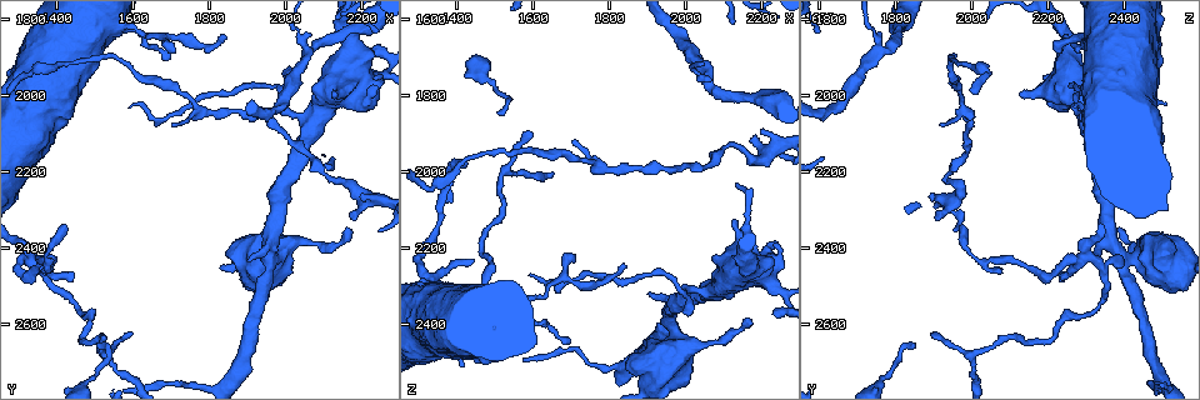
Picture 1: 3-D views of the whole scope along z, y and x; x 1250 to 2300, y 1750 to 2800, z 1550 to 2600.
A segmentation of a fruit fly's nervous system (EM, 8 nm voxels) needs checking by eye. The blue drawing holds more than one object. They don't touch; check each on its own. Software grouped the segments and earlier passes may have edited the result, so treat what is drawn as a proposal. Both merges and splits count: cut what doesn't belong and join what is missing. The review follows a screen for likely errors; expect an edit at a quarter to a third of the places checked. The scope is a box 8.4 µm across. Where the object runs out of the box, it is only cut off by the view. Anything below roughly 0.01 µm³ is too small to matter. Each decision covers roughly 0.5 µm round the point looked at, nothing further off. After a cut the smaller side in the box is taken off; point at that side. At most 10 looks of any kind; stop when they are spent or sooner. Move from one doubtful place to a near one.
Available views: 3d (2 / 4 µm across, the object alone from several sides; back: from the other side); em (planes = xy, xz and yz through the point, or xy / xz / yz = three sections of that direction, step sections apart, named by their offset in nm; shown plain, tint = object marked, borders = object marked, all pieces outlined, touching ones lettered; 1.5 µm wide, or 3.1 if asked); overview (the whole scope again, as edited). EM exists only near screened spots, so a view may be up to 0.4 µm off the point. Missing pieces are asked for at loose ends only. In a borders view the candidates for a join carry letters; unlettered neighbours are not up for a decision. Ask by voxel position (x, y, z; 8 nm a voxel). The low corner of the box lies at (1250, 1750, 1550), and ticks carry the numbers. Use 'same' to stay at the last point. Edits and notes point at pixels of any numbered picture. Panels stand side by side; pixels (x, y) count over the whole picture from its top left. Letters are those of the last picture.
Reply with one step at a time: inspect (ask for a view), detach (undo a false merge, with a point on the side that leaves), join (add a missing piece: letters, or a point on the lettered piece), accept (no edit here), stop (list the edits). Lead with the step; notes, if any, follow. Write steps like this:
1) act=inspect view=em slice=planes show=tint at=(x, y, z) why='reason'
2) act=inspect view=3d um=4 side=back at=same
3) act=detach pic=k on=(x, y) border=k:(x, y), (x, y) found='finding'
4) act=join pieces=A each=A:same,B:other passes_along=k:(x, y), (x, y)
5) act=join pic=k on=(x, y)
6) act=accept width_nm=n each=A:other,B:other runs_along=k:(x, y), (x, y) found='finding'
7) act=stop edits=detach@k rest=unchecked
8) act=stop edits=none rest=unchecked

act=inspect view=3d um=2 at=(2230, 1875, 2370) why='an open end'

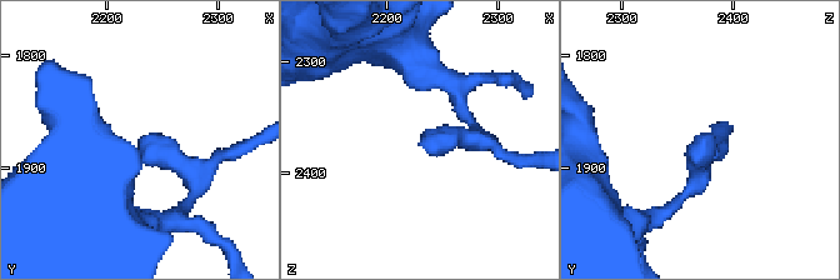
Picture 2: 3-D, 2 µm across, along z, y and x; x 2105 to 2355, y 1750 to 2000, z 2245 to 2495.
act=inspect view=em slice=xy step=4 show=tint at=(2232, 1874, 2376)

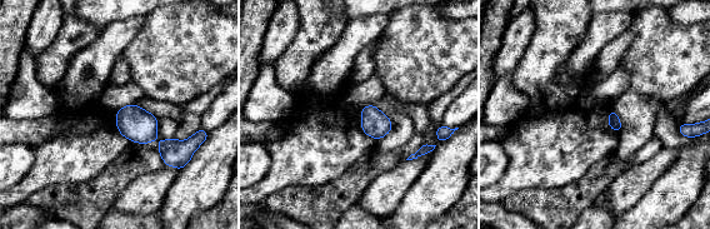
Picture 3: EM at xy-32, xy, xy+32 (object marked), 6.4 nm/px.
act=inspect view=em slice=planes show=borders at=same why='cut it another way'

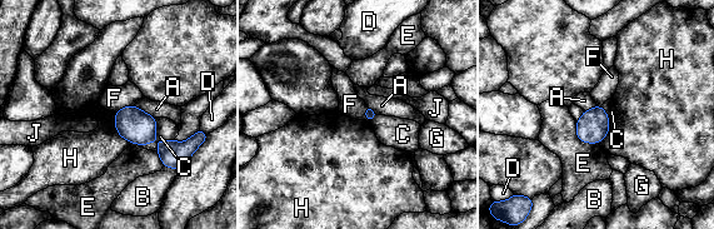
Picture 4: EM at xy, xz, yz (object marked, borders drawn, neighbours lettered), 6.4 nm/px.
act=accept each=A:other,B:other,C:other,D:other,E:other,F:other,G:other,H:other,J:other border=4:(114, 113), (116, 132), (131, 143) found='none of them fits'

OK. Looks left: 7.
act=inspect view=3d um=4 at=(1700, 2085, 1915)

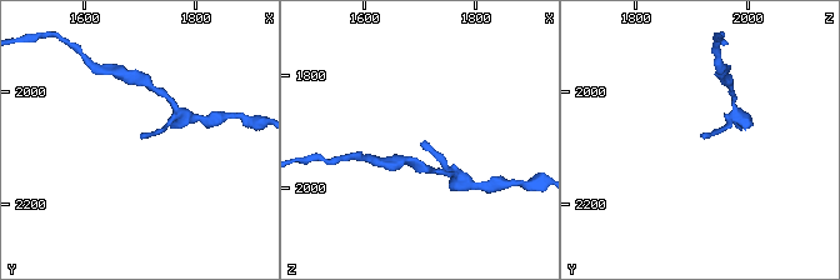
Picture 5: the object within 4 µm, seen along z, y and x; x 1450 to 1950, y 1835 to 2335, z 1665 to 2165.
act=inspect view=em slice=xz step=4 show=borders at=(1705, 2080, 1915) why='now the EM'

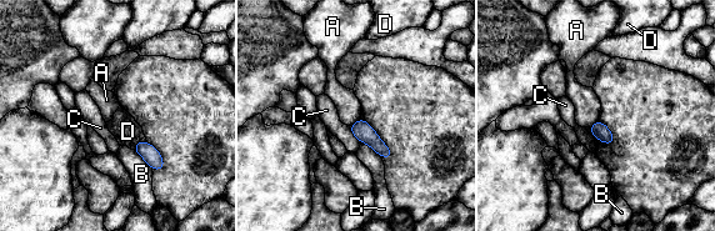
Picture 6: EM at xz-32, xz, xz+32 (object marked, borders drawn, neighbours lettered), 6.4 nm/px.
act=accept width_nm=100 each=A:other,B:other,C:other,D:other border=6:(360, 119), (349, 125) found='none of them fits'

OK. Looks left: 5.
act=inspect view=3d um=4 at=(1400, 2425, 2405) why='an open end'

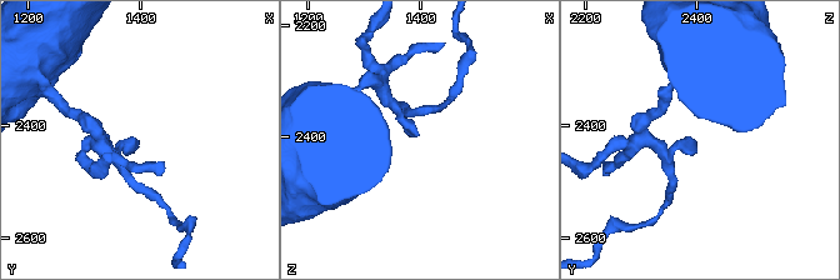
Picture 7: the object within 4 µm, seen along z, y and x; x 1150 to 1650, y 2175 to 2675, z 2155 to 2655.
act=inspect view=em slice=planes show=borders at=(1395, 2430, 2405)

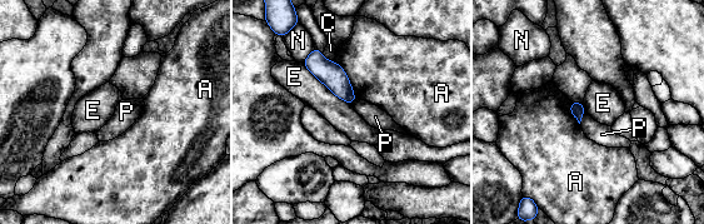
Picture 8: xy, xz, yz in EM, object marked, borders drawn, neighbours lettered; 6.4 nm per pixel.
act=accept longest_contact=E:420nm each=A:other,C:other,E:other,N:other,P:other found='none of them fits'

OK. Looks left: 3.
act=inspect view=3d um=2 at=(1460, 2645, 2180) why='abrupt turn'

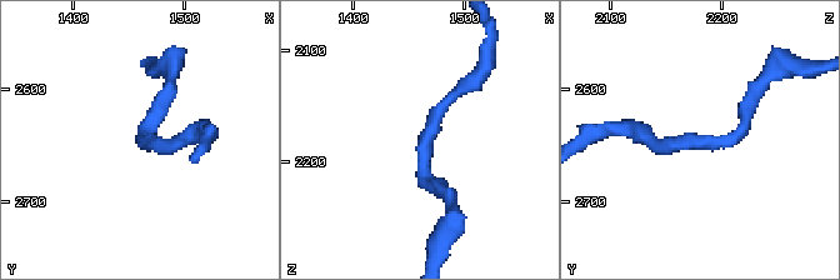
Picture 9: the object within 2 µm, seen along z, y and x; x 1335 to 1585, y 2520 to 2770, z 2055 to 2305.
act=inspect view=em slice=planes show=tint at=(1462, 2648, 2184)

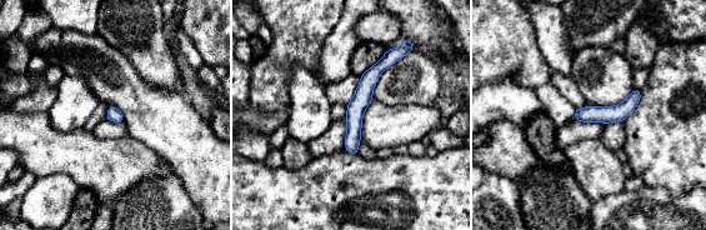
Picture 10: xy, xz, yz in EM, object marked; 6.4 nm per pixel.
act=inspect view=em slice=planes show=borders at=same

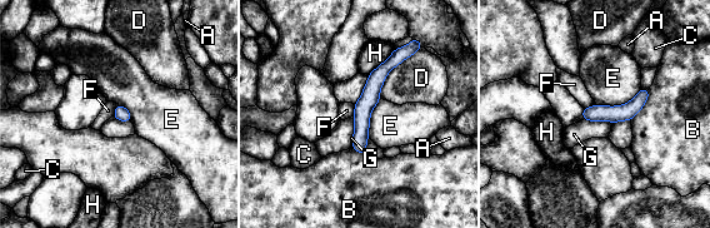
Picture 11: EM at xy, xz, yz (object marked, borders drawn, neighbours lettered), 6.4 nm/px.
act=accept each=A:other,B:other,C:other,D:other,E:other,F:other,G:other,H:other border=11:(353, 115), (354, 135), (351, 147) found='all the same neuron'

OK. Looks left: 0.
act=stop edits=none rest=unchecked

